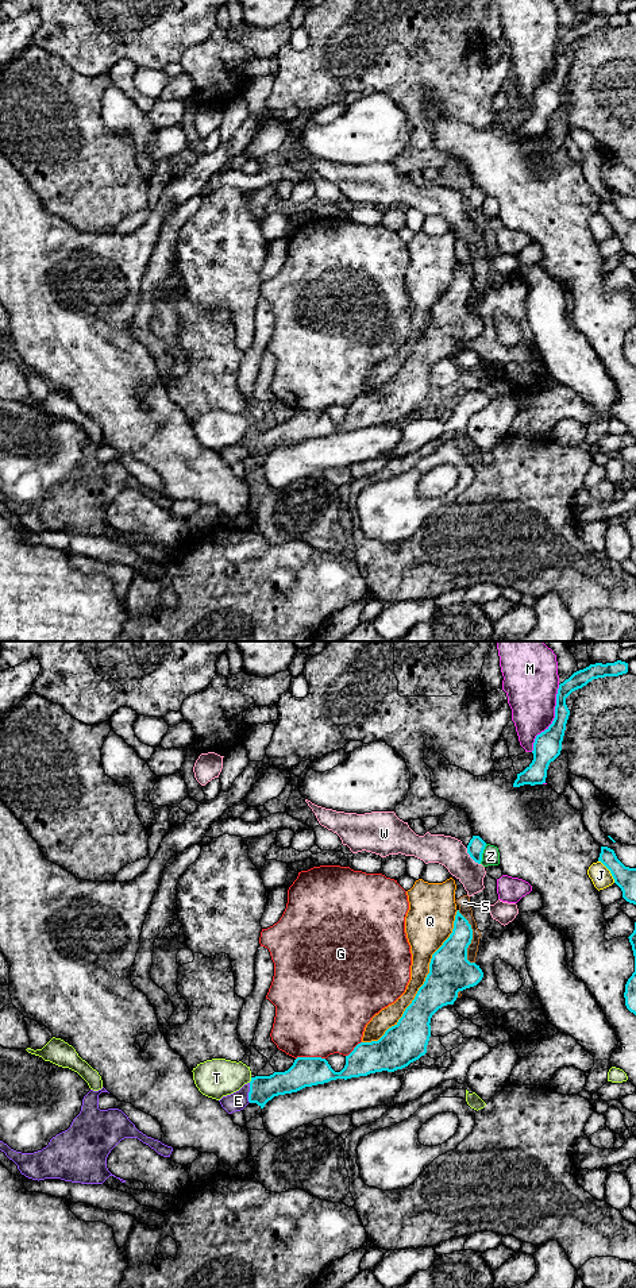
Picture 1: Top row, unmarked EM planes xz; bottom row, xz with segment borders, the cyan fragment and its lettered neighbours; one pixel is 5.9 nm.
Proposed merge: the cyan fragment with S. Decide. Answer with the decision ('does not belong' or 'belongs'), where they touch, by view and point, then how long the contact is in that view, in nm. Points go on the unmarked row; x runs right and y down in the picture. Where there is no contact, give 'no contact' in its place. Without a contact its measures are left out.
does not belong; meets cyan in xz at (471, 290); contact 340 nm long

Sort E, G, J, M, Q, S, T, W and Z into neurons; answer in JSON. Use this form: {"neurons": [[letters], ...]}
{"neurons": [["E"], ["G"], ["J"], ["M"], ["Q"], ["S"], ["T"], ["W"], ["Z"]]}

